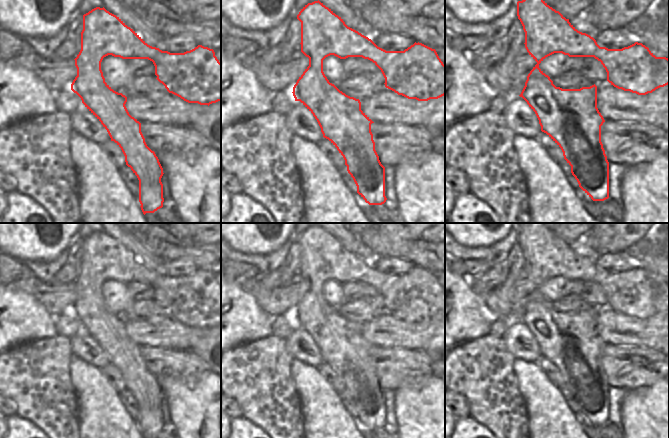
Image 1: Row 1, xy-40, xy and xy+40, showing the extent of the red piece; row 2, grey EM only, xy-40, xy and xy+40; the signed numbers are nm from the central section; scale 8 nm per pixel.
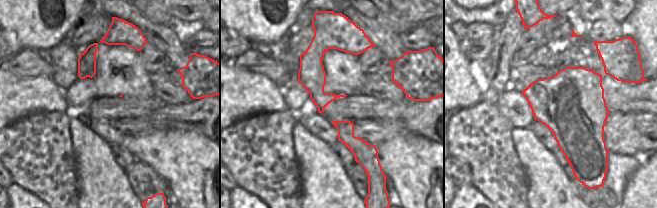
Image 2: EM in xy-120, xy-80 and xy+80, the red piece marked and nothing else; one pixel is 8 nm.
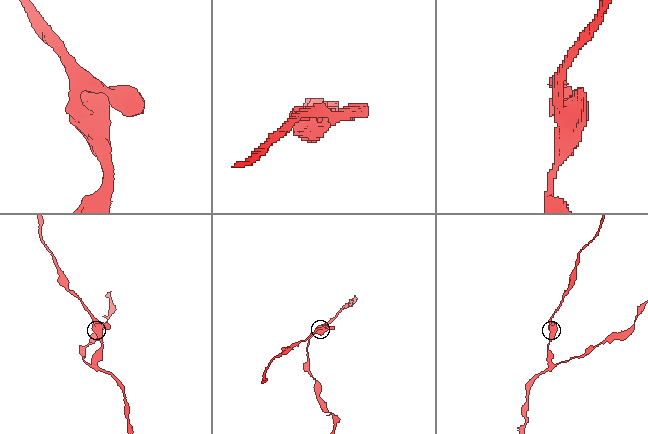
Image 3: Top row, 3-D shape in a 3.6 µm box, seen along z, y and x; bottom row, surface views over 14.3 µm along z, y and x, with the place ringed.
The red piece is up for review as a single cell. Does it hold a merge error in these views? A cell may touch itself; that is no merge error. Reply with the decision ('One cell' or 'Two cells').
One cell.

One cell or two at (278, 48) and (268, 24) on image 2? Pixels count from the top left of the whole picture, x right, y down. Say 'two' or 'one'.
two

